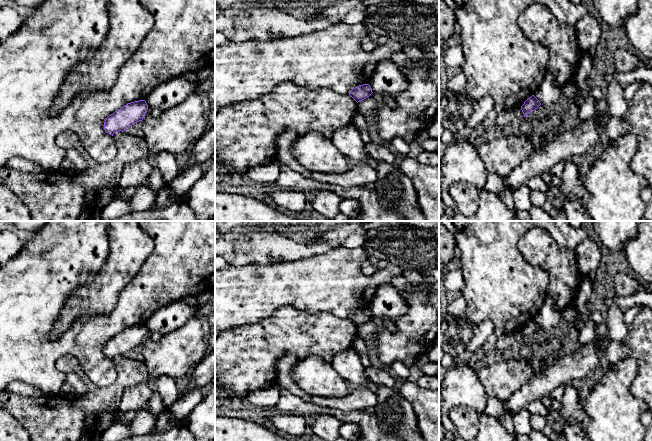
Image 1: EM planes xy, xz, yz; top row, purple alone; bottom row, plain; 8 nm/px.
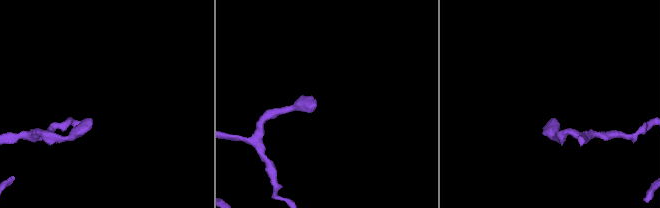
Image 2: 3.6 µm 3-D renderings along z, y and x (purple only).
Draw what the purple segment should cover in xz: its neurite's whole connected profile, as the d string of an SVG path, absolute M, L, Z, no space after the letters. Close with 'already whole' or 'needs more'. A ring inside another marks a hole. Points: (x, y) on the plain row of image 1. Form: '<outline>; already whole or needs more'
M363 308L359 309L355 312L353 312L350 316L349 319L358 327L361 326L362 324L366 323L372 318L372 313L369 308Z; already whole

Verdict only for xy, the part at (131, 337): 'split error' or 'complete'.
complete

